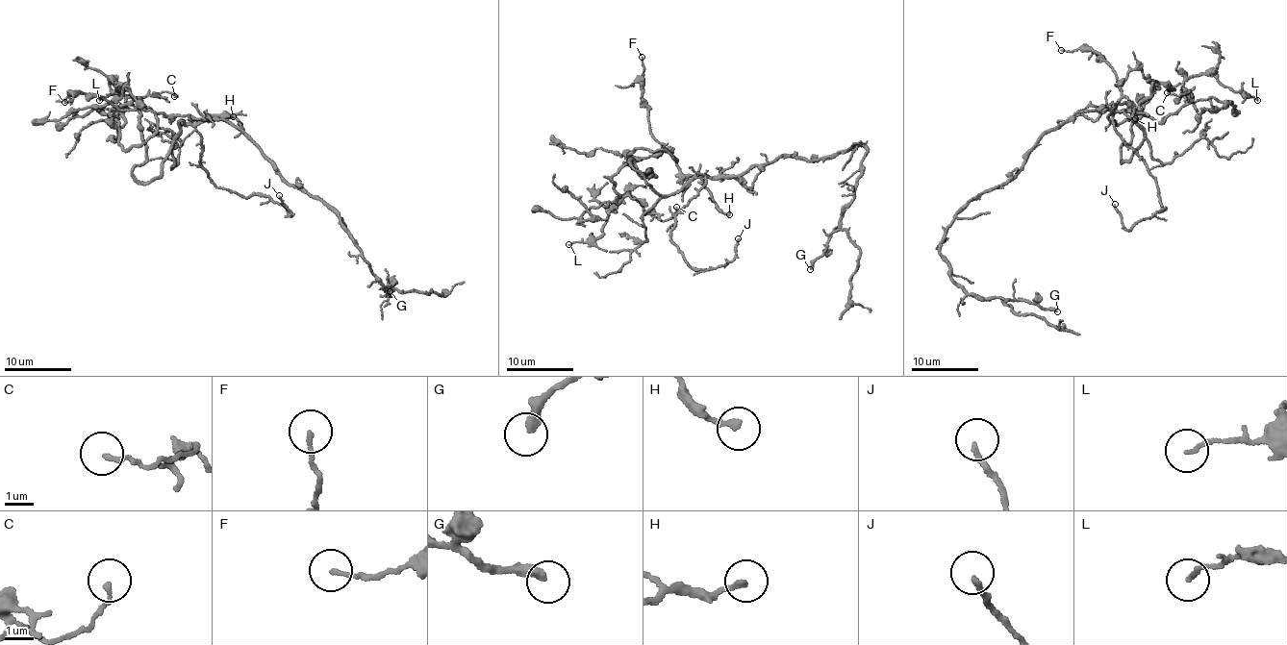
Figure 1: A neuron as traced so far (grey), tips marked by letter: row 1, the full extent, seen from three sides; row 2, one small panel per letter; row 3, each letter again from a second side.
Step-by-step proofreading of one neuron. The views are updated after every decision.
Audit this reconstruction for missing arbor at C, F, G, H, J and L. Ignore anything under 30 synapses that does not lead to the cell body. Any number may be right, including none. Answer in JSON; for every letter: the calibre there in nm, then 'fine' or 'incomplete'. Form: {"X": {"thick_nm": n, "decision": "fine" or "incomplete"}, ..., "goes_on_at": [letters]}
{"C": {"thick_nm": 140, "decision": "fine"}, "F": {"thick_nm": 140, "decision": "fine"}, "G": {"thick_nm": 320, "decision": "fine"}, "H": {"thick_nm": 200, "decision": "fine"}, "J": {"thick_nm": 160, "decision": "fine"}, "L": {"thick_nm": 140, "decision": "fine"}, "goes_on_at": []}

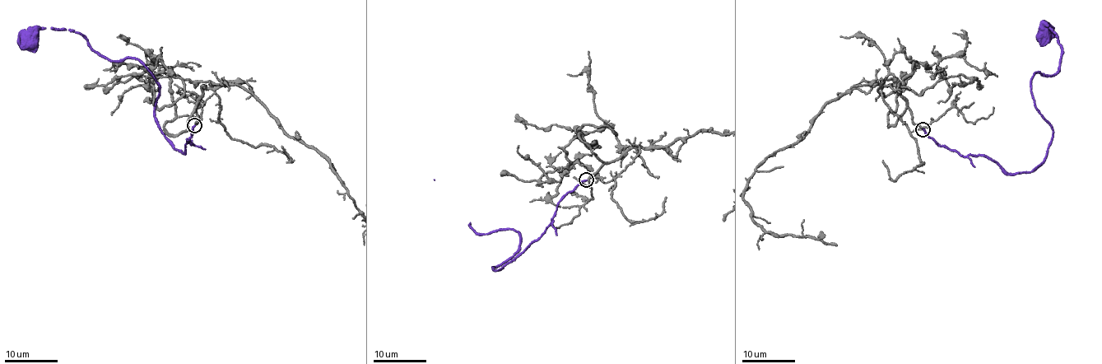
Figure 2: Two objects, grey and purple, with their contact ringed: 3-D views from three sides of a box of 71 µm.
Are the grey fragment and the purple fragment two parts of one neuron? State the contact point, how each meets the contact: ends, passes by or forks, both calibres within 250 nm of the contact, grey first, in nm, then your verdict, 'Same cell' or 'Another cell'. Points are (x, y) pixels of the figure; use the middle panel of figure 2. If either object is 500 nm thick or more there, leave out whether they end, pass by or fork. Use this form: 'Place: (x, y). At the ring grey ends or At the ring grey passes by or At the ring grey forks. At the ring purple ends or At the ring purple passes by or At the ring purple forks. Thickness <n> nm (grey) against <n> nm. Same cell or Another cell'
Place: (586, 179). At the ring grey passes by. At the ring purple ends. Thickness 180 nm (grey) against 220 nm. Same cell

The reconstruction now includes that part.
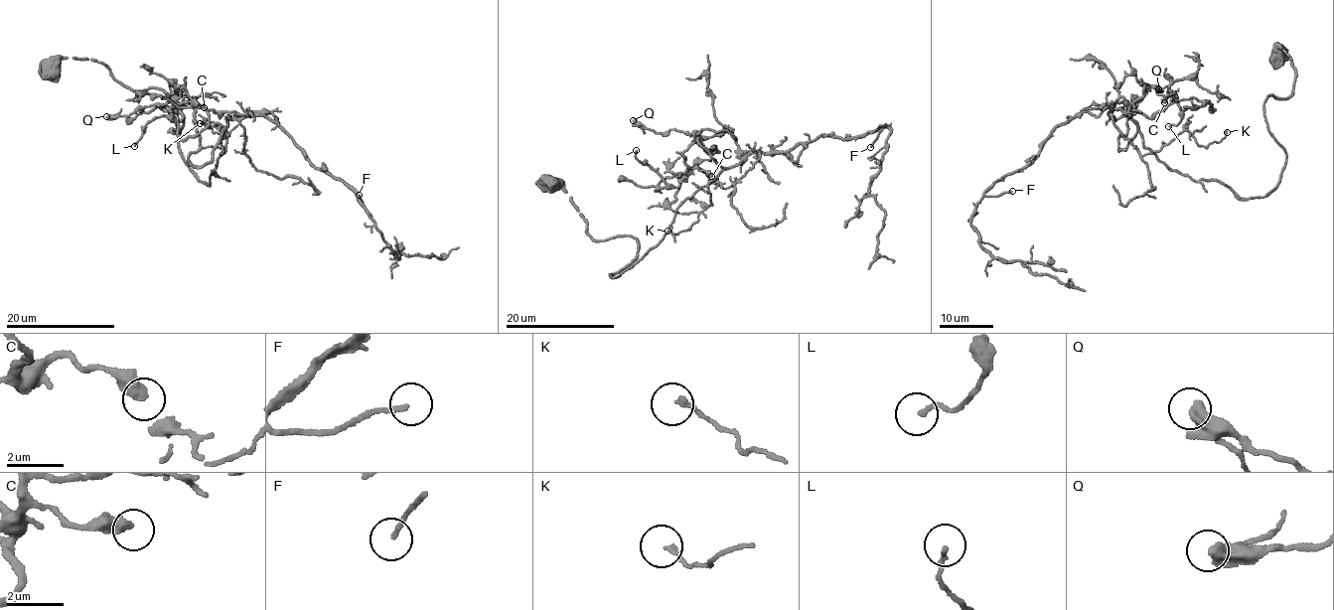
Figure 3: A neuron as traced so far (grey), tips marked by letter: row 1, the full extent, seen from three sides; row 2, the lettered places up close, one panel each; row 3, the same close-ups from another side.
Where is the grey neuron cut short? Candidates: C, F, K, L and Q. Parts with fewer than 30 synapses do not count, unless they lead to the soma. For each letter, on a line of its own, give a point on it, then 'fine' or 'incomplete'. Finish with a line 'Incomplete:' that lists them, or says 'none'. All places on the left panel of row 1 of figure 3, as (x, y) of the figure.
C: place (204, 107); fine
F: place (359, 195); fine
K: place (200, 123); fine
L: place (134, 146); fine
Q: place (106, 116); fine
Incomplete: none

